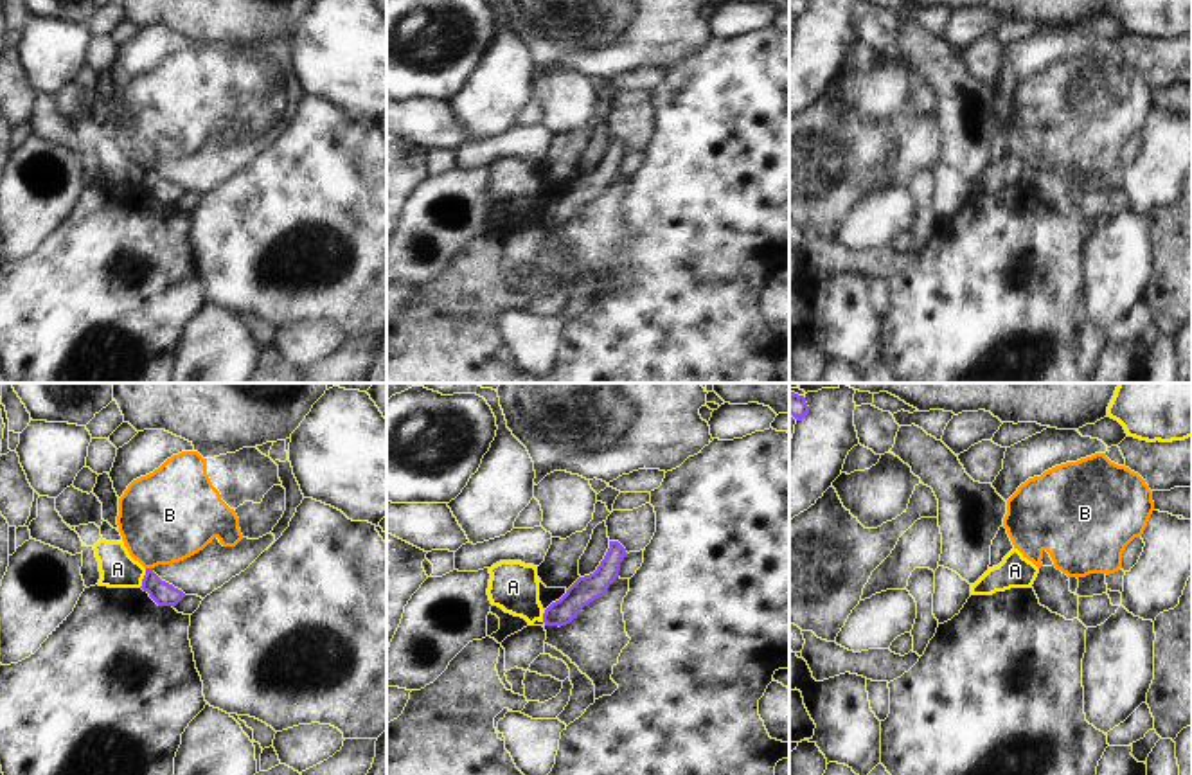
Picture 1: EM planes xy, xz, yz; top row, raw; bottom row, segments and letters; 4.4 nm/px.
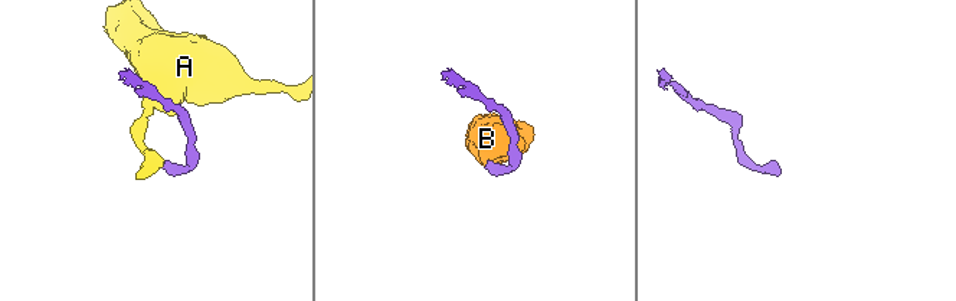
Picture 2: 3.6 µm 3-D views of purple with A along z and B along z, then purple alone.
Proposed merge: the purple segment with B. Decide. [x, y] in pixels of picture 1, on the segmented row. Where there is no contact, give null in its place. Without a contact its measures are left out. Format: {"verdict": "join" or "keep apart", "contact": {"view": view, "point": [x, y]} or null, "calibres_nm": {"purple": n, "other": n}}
{"verdict": "keep apart", "contact": {"view": "xy", "point": [150, 569]}, "calibres_nm": {"purple": 110, "other": 420}}

